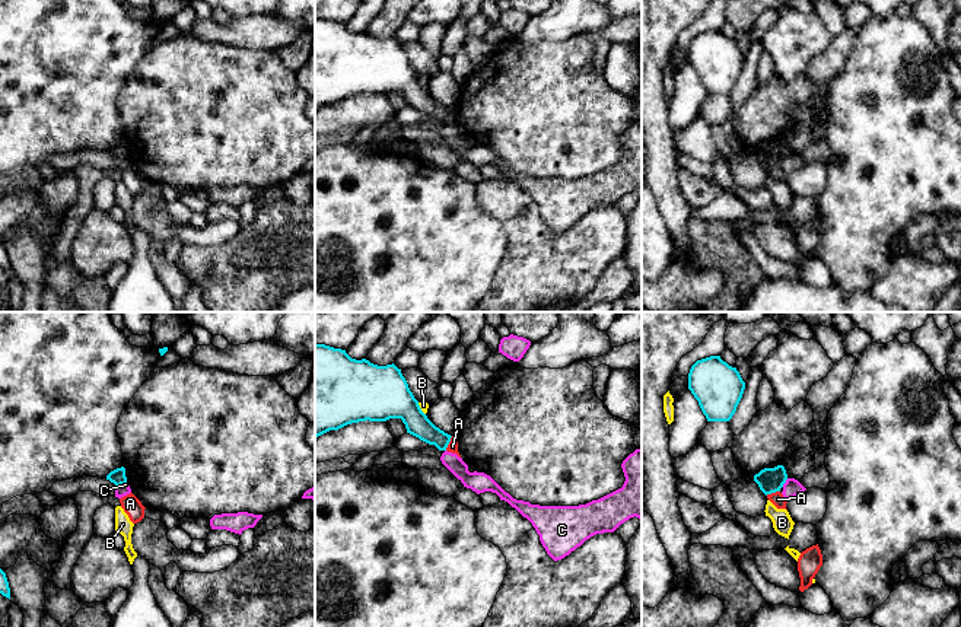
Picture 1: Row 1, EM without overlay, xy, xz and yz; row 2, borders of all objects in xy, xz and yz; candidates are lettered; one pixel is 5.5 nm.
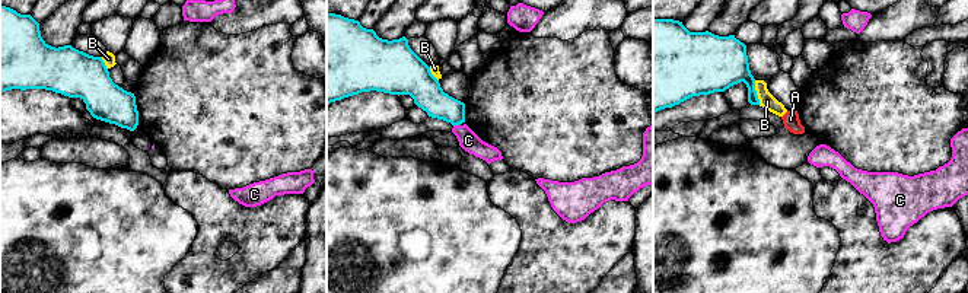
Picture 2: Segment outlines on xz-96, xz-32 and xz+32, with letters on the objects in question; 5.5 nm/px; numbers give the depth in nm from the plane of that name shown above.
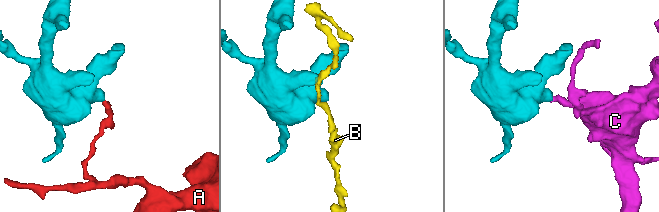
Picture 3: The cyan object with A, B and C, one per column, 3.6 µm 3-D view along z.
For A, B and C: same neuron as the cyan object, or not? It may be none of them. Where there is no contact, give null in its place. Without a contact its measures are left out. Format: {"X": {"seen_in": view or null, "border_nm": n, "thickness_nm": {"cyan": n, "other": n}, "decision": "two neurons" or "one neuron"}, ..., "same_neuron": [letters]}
{"A": {"seen_in": "xz", "border_nm": 90, "thickness_nm": {"cyan": 130, "other": 60}, "decision": "two neurons"}, "B": {"seen_in": "xz", "border_nm": 80, "thickness_nm": {"cyan": 300, "other": 50}, "decision": "two neurons"}, "C": {"seen_in": "xy", "border_nm": 70, "thickness_nm": {"cyan": 80, "other": 70}, "decision": "two neurons"}, "same_neuron": []}

